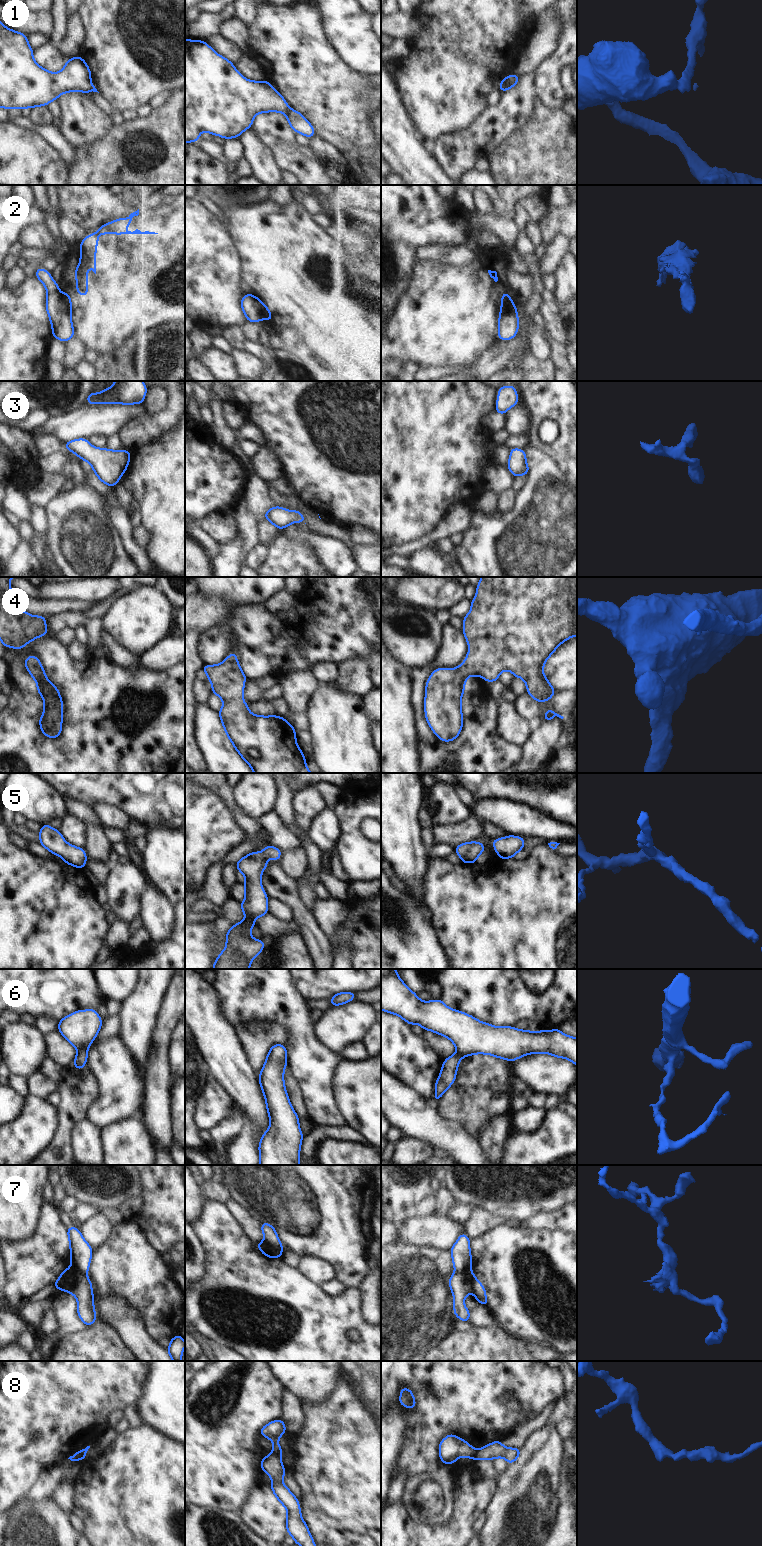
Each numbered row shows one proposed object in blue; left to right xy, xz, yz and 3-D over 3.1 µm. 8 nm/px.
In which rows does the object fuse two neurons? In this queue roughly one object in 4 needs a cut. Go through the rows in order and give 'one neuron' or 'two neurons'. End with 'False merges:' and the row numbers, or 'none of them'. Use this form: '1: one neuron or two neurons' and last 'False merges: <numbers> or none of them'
1: two neurons
2: two neurons
3: one neuron
4: one neuron
5: one neuron
6: one neuron
7: two neurons
8: two neurons
False merges: 1, 2, 7, 8

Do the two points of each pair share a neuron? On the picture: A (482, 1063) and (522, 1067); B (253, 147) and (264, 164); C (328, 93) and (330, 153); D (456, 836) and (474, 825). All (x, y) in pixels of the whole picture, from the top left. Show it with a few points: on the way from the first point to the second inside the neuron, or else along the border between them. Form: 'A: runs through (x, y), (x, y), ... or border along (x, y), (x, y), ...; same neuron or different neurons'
A: border along (510, 1062), (511, 1074); different neurons
B: runs through (255, 151), (261, 160); same neuron
C: border along (315, 134), (341, 151); different neurons
D: runs through (460, 833), (470, 829); same neuron

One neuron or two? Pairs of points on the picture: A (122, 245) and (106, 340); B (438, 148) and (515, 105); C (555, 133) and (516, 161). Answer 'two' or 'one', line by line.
A: one
B: one
C: one

